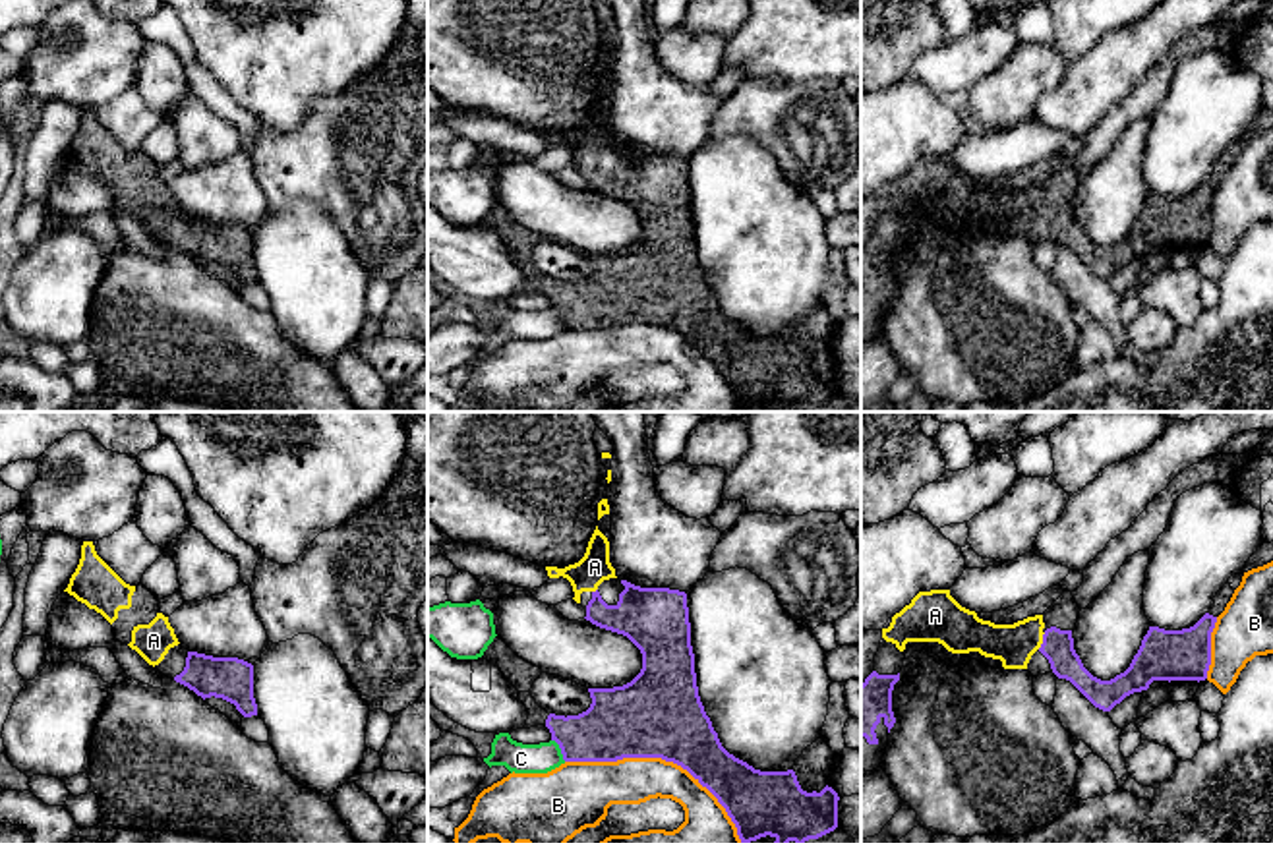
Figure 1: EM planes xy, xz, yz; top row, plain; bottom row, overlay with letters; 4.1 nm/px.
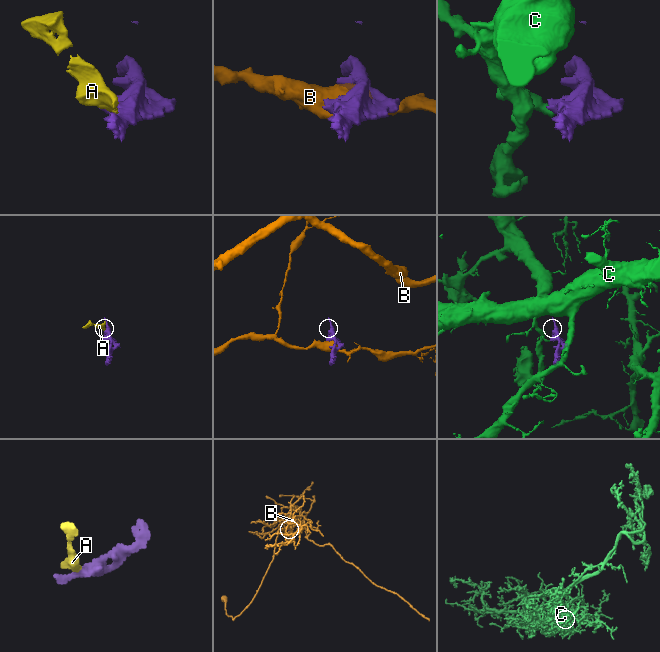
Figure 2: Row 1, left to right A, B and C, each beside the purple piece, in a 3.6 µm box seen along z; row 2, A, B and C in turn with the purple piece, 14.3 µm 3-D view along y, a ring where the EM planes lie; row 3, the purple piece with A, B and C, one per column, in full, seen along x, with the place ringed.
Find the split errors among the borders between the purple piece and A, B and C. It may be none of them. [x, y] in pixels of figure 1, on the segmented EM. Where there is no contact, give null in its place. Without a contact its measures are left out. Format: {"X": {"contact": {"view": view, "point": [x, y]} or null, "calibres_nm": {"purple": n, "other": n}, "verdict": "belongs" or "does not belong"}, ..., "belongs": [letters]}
{"A": {"contact": {"view": "yz", "point": [1043, 640]}, "calibres_nm": {"purple": 130, "other": 170}, "verdict": "belongs"}, "B": {"contact": {"view": "xz", "point": [662, 758]}, "calibres_nm": {"purple": 360, "other": 190}, "verdict": "does not belong"}, "C": {"contact": {"view": "xz", "point": [562, 751]}, "calibres_nm": {"purple": 280, "other": 130}, "verdict": "does not belong"}, "belongs": ["A"]}

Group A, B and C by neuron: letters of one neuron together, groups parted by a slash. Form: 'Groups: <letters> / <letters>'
Groups: A / B / C

